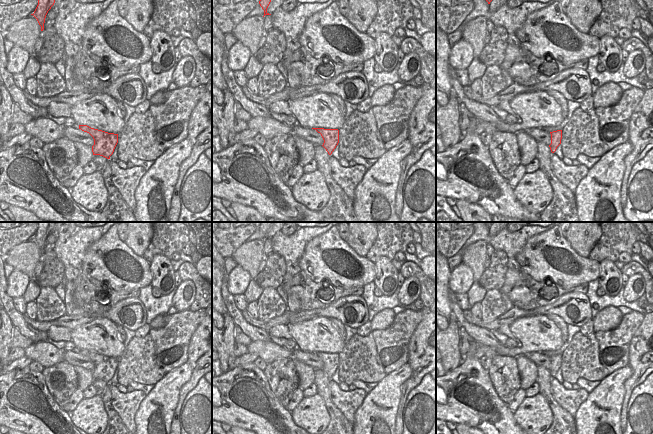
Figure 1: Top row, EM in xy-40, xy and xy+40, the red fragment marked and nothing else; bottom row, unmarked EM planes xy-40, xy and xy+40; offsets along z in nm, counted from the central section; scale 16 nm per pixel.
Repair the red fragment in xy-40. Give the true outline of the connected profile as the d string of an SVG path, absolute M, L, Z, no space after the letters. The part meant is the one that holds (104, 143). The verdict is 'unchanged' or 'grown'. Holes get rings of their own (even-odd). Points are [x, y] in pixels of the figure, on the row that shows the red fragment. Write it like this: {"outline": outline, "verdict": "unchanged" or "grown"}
{"outline": "M79 125L79 129L89 133L93 137L93 155L100 155L107 159L110 159L110 156L113 154L114 149L118 143L118 134L94 129L87 125Z", "verdict": "unchanged"}

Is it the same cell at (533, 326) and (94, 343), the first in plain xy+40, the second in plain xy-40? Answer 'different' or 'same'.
same

